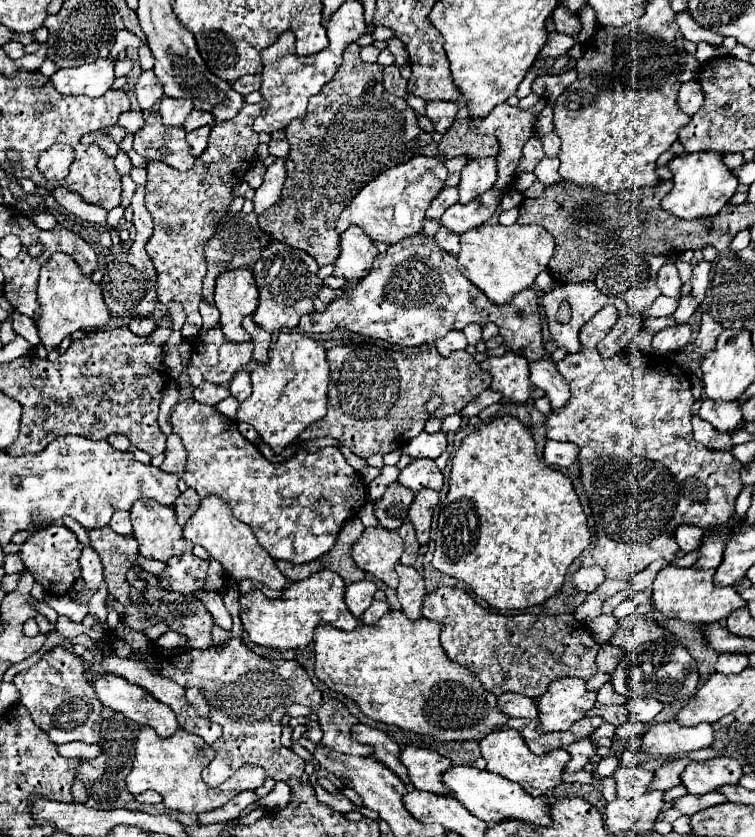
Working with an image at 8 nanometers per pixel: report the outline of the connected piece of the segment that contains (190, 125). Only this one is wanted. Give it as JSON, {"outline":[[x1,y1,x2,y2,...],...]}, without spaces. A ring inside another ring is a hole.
{"outline":[[191,111,191,115,187,117,187,121,183,123,183,129,185,131,193,131,193,129,197,129,197,127,203,127,203,125,211,125,213,121,211,121,211,115,209,113,199,113,199,111]]}

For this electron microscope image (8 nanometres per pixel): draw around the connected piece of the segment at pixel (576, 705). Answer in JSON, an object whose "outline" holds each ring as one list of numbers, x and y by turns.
{"outline":[[565,677,549,685,549,689,537,697,539,709,539,733,567,731,575,721,583,719,595,705,597,691,587,691,585,681]]}

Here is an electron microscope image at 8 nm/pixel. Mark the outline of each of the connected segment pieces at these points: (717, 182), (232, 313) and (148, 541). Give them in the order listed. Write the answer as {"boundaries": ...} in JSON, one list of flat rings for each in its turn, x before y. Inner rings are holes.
{"boundaries":[[[687,153,669,161,673,173,673,189,661,201,661,207,679,219,711,217,733,197,737,189,737,177,719,161,719,153]],[[249,267,225,271,217,277,215,305,221,311,221,329,229,341,249,341,247,331,241,327,243,317,251,315,259,305,259,293]],[[139,499,129,509,133,525,133,537,139,543,143,557,165,563,169,557,185,551,181,527,177,527,173,507,163,507,153,499]]]}

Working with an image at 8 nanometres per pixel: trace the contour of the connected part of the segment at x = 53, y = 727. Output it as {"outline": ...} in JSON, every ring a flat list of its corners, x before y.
{"outline":[[53,647,35,665,17,673,13,683,21,691,21,703,29,709,35,725,39,725,53,743,97,743,101,731,103,703,97,699,93,685,87,681,85,665,65,647]]}

